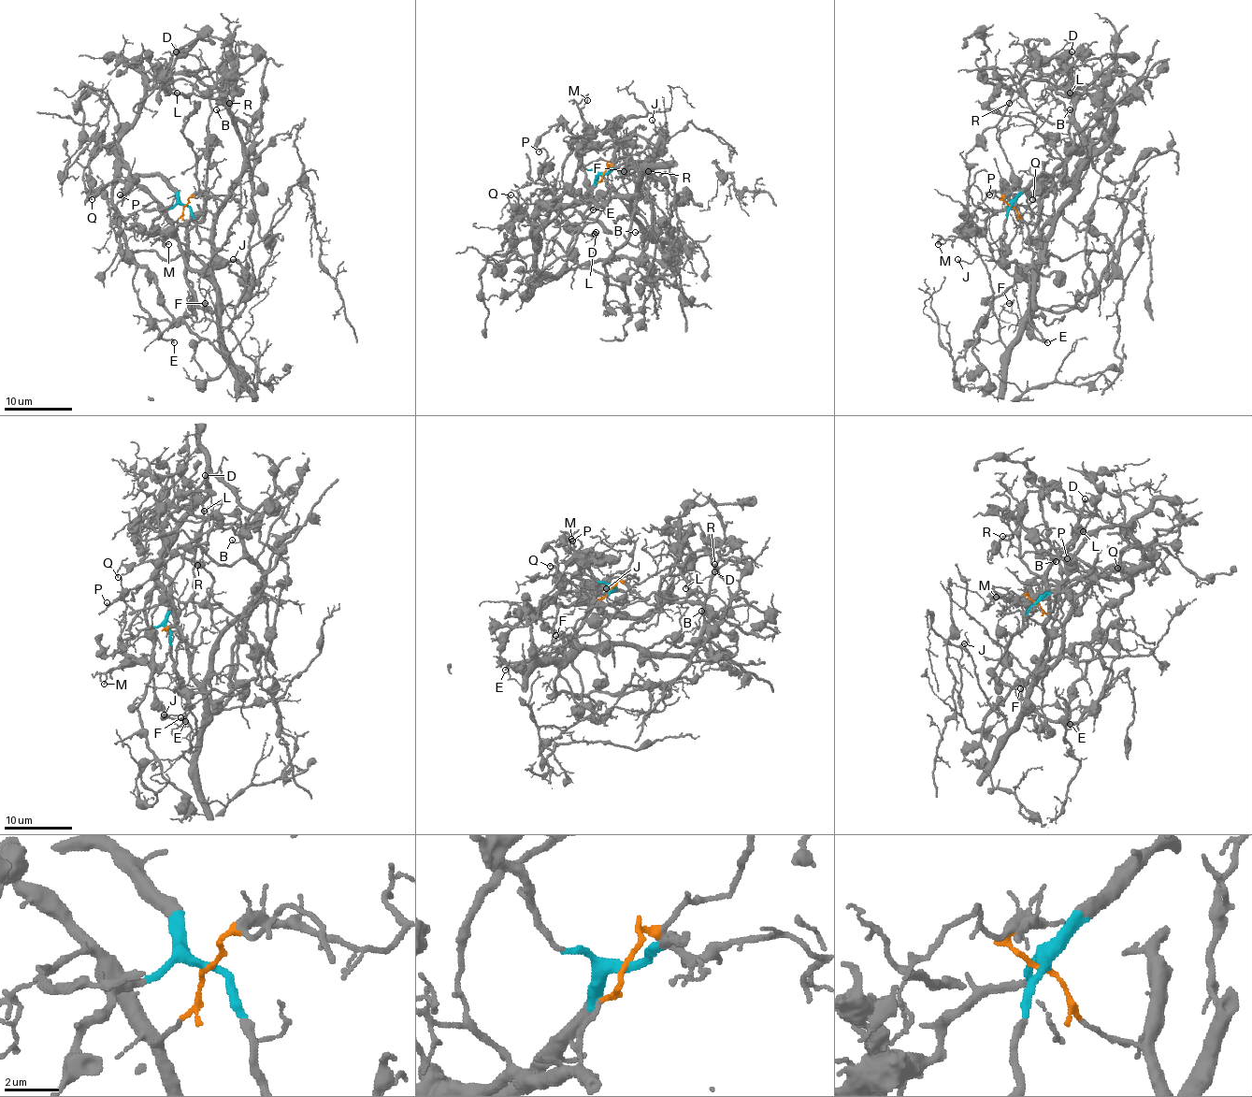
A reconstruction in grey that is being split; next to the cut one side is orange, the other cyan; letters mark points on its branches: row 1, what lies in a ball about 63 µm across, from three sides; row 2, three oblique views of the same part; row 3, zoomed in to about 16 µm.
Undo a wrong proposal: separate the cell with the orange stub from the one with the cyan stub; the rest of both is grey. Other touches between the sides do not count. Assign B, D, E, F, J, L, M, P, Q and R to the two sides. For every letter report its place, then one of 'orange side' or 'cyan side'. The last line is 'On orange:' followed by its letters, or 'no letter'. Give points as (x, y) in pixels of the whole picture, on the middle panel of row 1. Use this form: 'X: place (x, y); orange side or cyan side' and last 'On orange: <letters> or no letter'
B: place (635, 232); orange side
D: place (595, 234); cyan side
E: place (593, 209); cyan side
F: place (624, 171); orange side
J: place (652, 120); orange side
L: place (596, 232); cyan side
M: place (587, 100); cyan side
P: place (539, 151); cyan side
Q: place (510, 194); cyan side
R: place (648, 171); orange side
On orange: B, F, J, R

